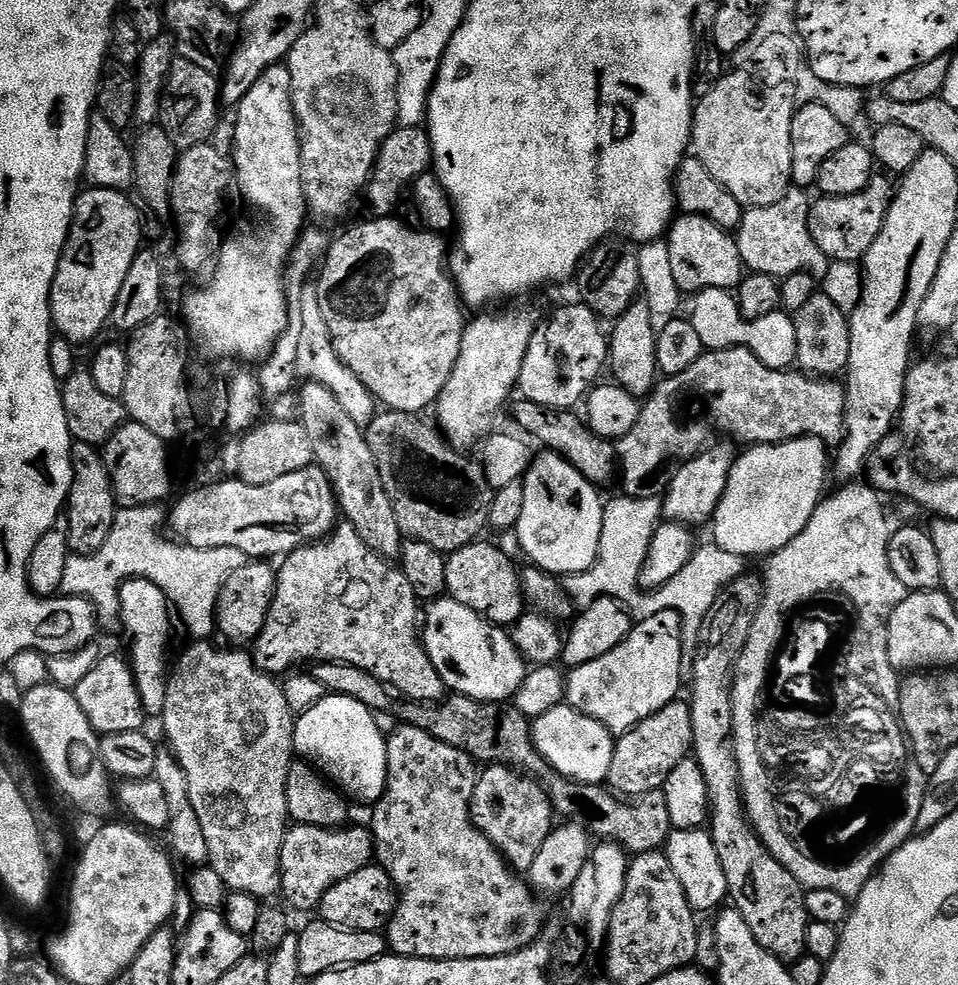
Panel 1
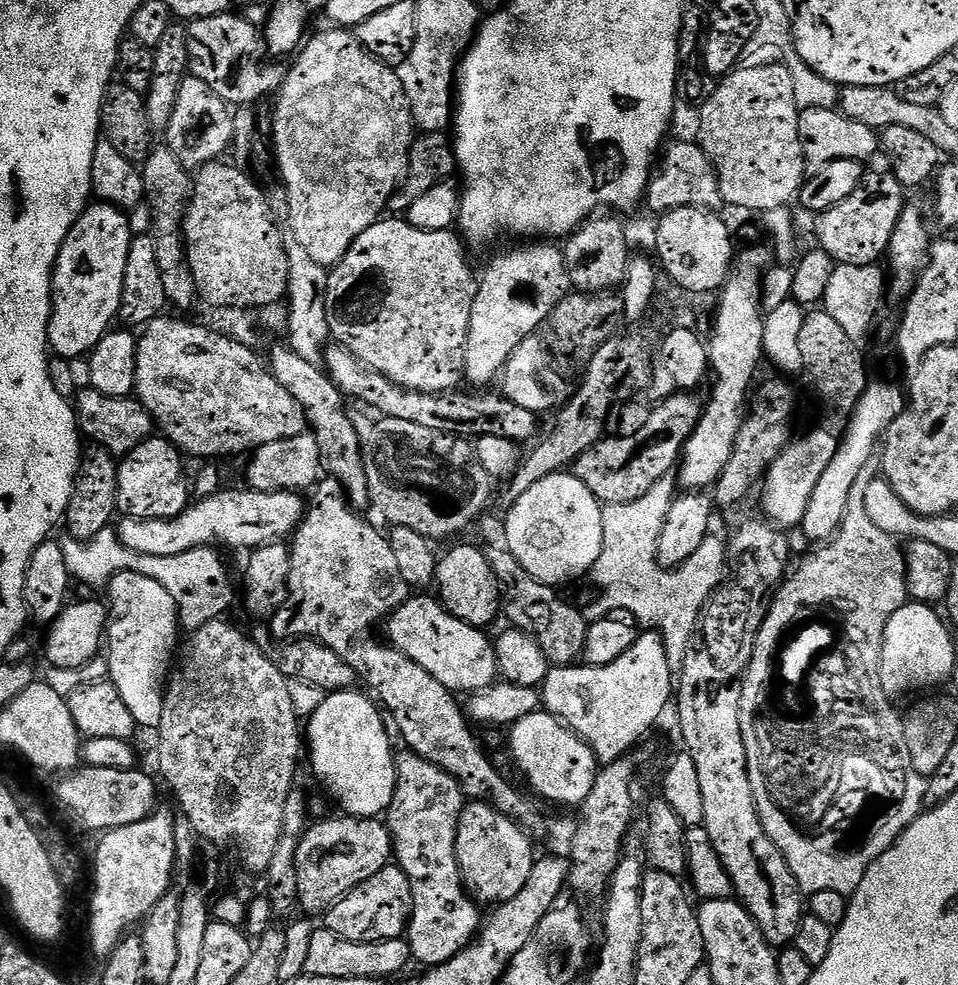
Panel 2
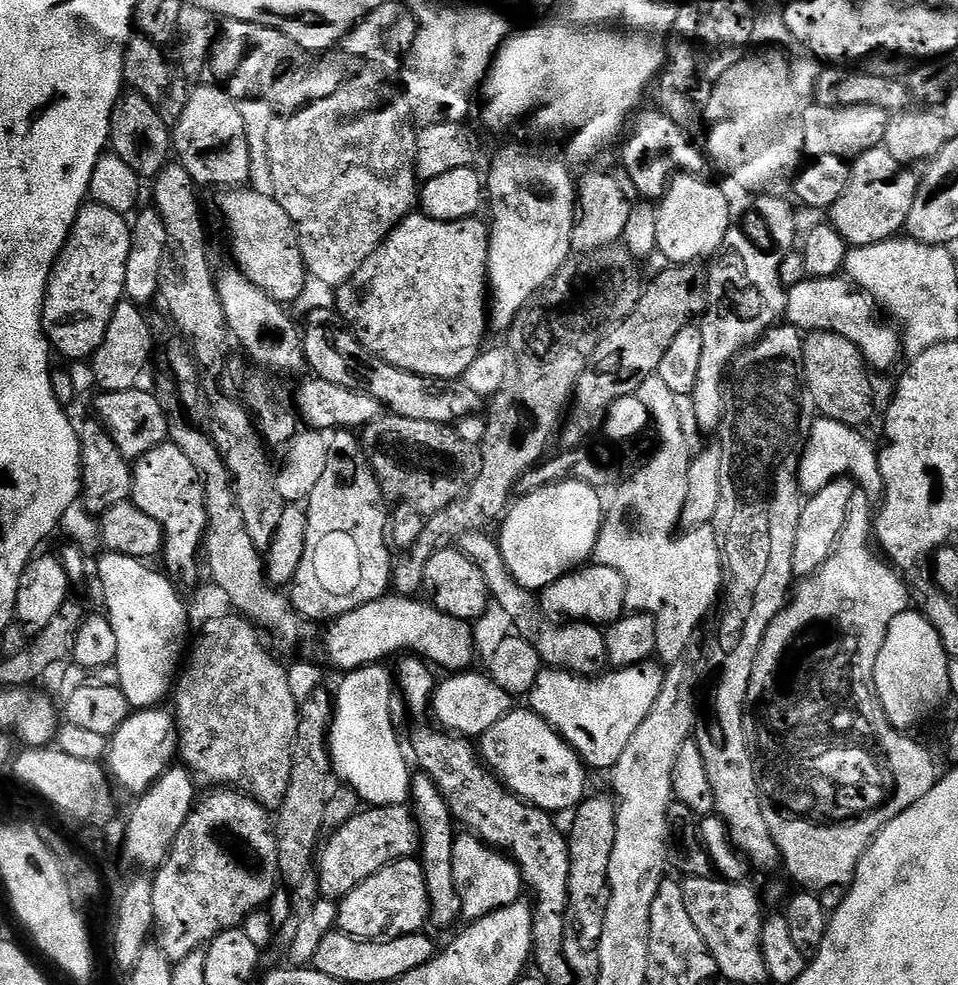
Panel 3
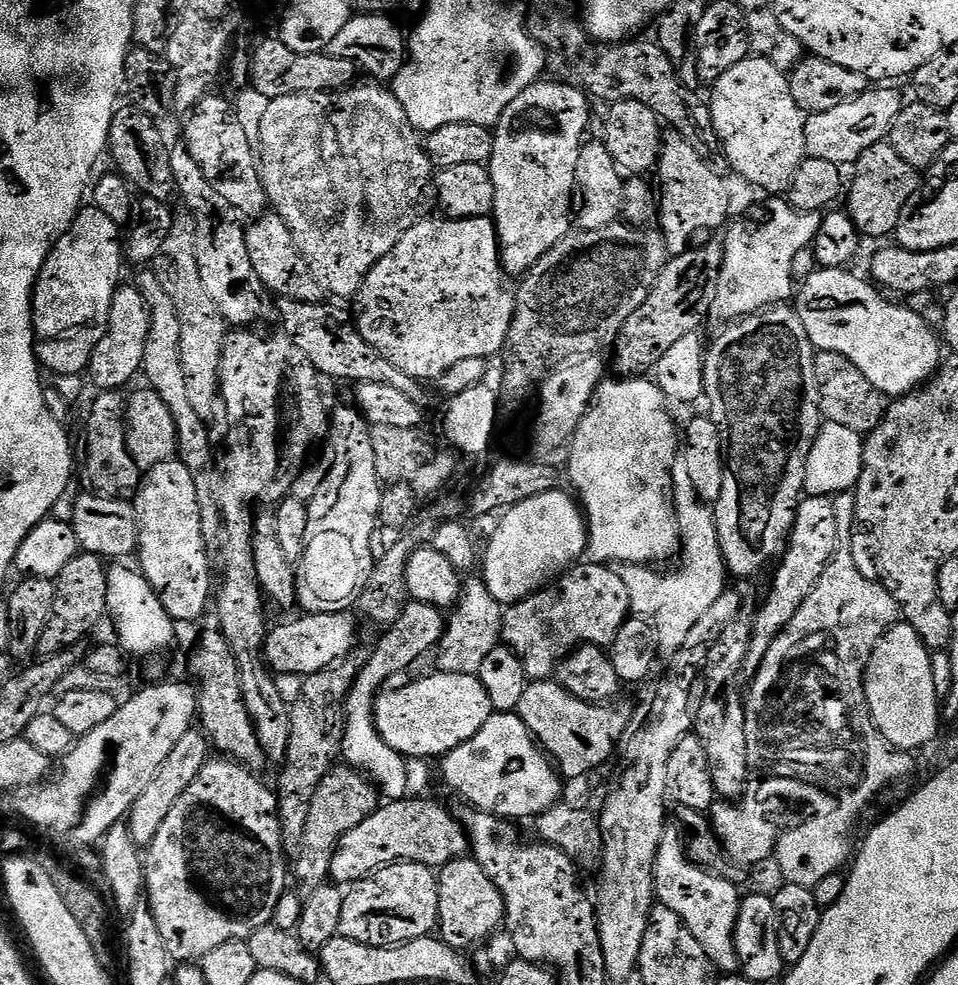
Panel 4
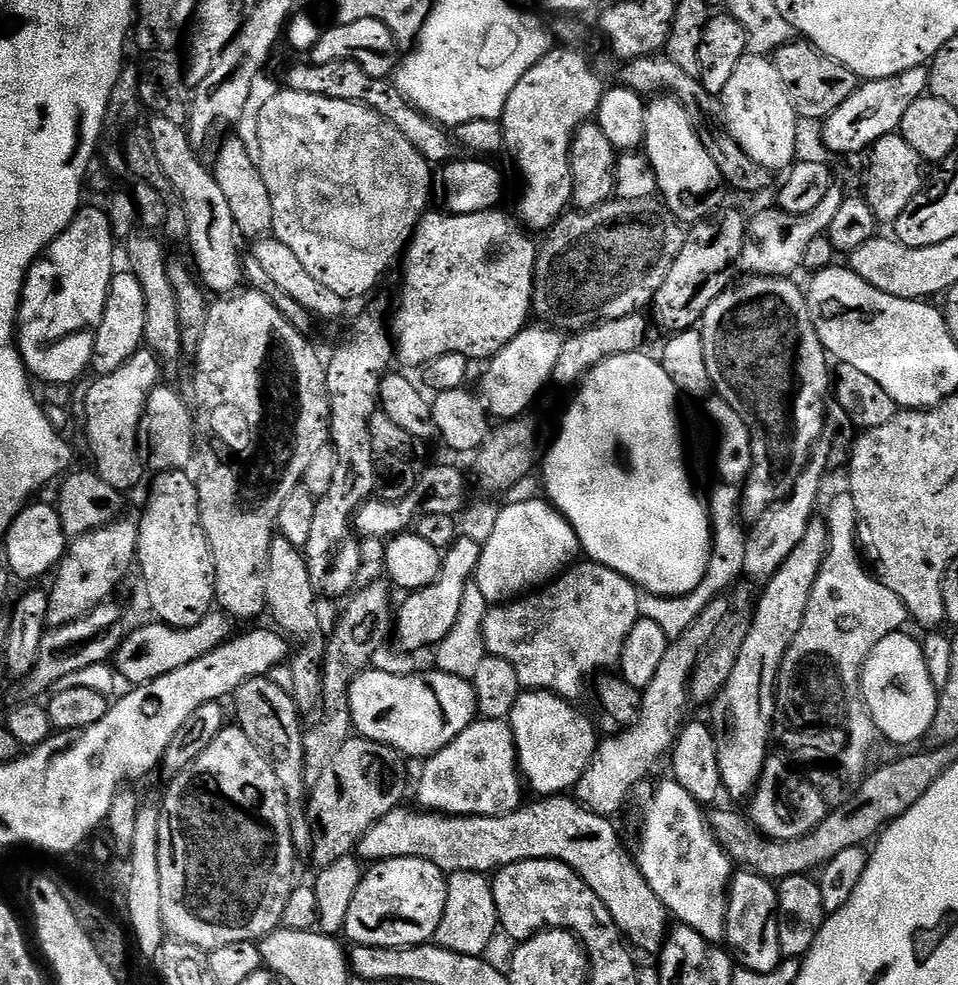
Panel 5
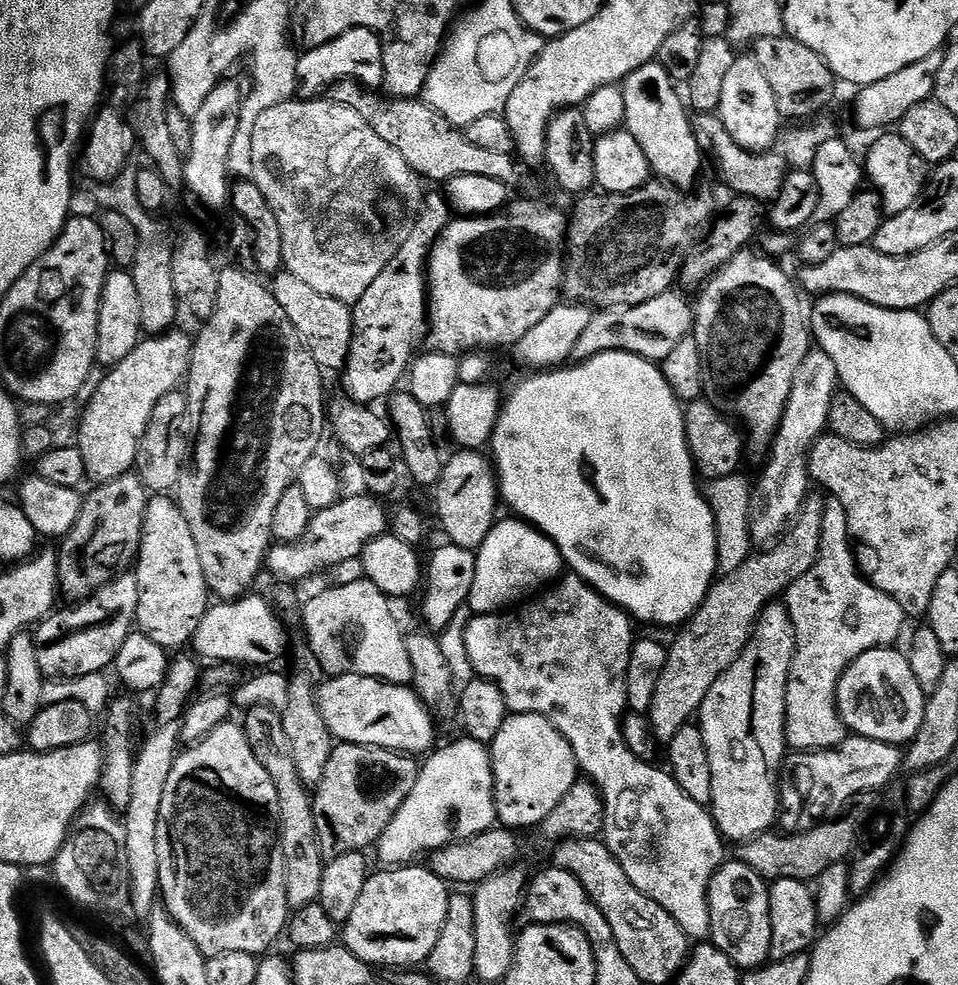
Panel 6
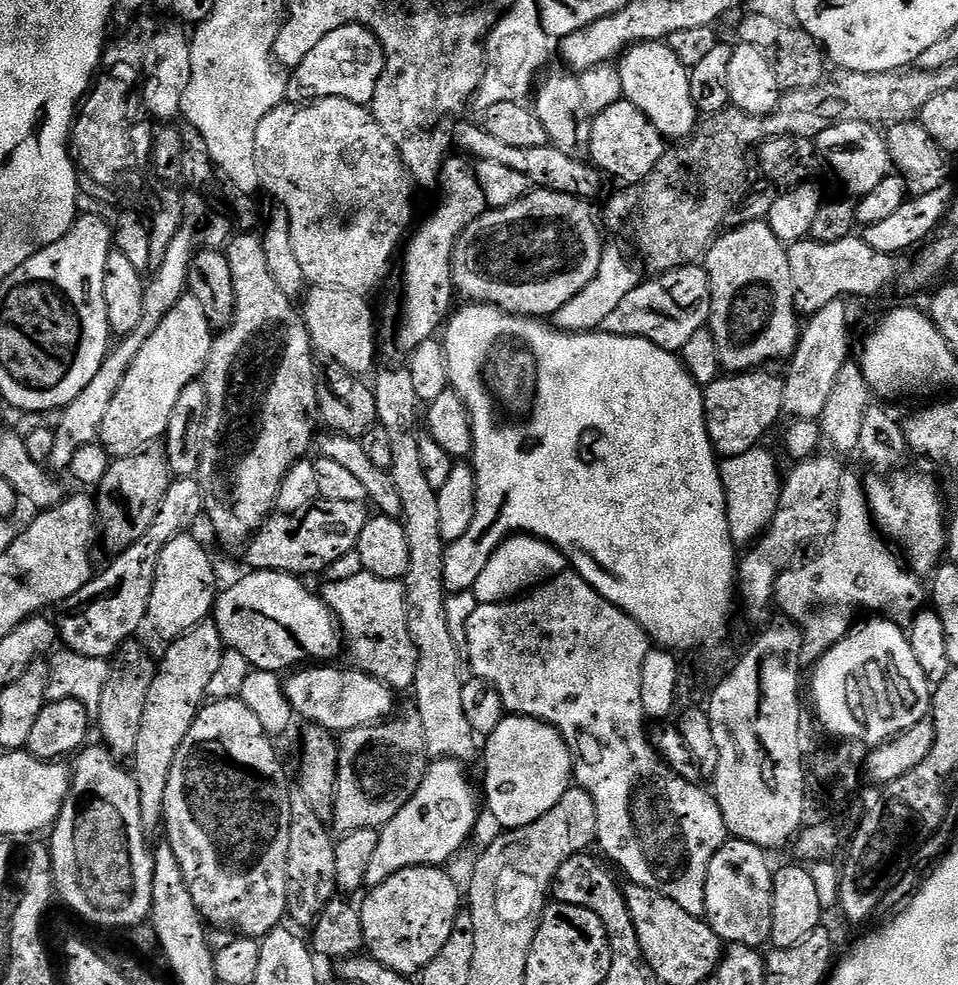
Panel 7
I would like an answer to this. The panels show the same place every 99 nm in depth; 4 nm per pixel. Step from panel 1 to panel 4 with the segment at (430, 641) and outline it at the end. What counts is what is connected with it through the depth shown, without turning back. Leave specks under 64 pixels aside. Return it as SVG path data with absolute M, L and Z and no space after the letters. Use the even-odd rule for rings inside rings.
M351 611L313 612L300 614L289 624L280 624L277 628L275 625L268 633L262 653L269 669L276 674L306 677L349 659L356 644L357 617L352 615Z

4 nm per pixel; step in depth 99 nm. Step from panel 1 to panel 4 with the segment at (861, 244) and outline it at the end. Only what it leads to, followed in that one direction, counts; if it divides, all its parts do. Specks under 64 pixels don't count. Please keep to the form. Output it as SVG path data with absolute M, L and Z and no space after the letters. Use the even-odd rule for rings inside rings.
M888 142L878 143L869 152L864 153L858 161L859 168L860 173L857 174L856 181L853 184L851 181L846 192L846 211L865 237L891 237L898 226L900 215L917 195L922 184L921 177L916 177L919 176L917 169L911 168L898 154L898 150L894 150Z

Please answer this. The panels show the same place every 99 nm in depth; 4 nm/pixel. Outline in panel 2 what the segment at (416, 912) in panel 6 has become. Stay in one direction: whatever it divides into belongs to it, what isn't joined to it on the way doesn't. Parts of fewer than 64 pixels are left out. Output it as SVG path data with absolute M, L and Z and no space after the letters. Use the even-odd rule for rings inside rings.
M398 866L378 870L350 894L346 894L322 917L323 927L354 943L376 943L399 940L405 935L412 914L412 891L406 874Z

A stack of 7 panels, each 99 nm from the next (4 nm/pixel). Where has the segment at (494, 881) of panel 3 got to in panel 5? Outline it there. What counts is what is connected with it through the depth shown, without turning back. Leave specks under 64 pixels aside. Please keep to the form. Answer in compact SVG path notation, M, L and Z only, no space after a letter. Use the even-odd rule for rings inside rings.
M455 872L447 877L448 889L446 890L446 910L442 910L442 922L438 926L434 937L434 944L456 955L483 957L487 948L491 946L492 939L498 936L498 921L494 894L489 877L476 872Z

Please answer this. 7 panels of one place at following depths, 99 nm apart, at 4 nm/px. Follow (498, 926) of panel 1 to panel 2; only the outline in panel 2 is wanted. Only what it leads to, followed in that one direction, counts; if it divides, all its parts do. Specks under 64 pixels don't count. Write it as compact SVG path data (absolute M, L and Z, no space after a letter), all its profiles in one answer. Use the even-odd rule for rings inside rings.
M404 750L401 756L399 753L395 757L395 761L396 789L386 813L386 823L388 832L392 835L395 863L406 874L412 891L412 914L408 917L406 939L415 963L424 964L423 966L445 964L450 958L458 955L467 944L472 943L482 927L481 905L470 895L464 877L460 875L456 857L458 818L464 809L466 797L460 783L450 773L416 752Z

